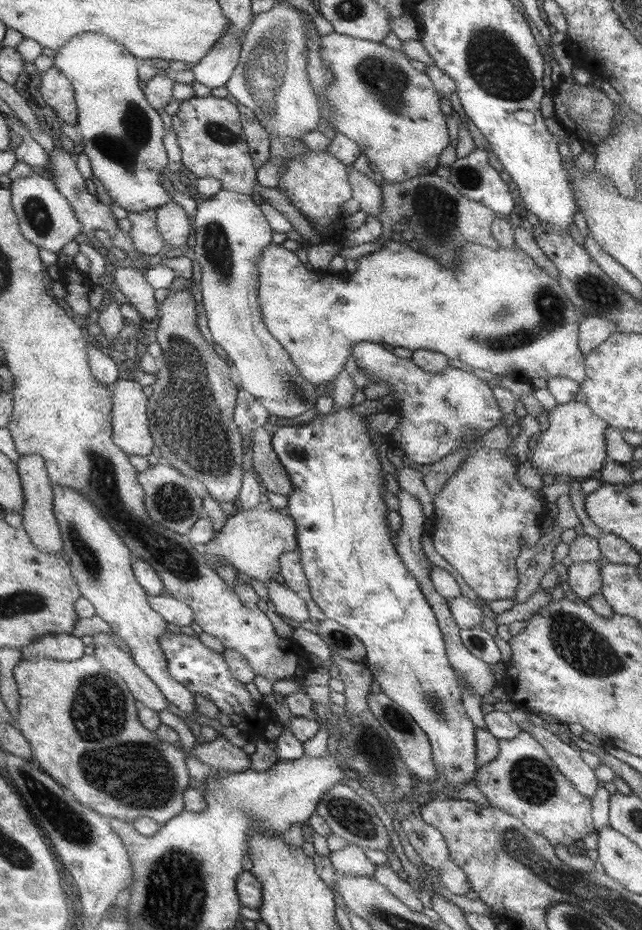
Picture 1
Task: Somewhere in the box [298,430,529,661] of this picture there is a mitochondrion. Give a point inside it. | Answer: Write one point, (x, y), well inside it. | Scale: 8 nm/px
(341, 640)

